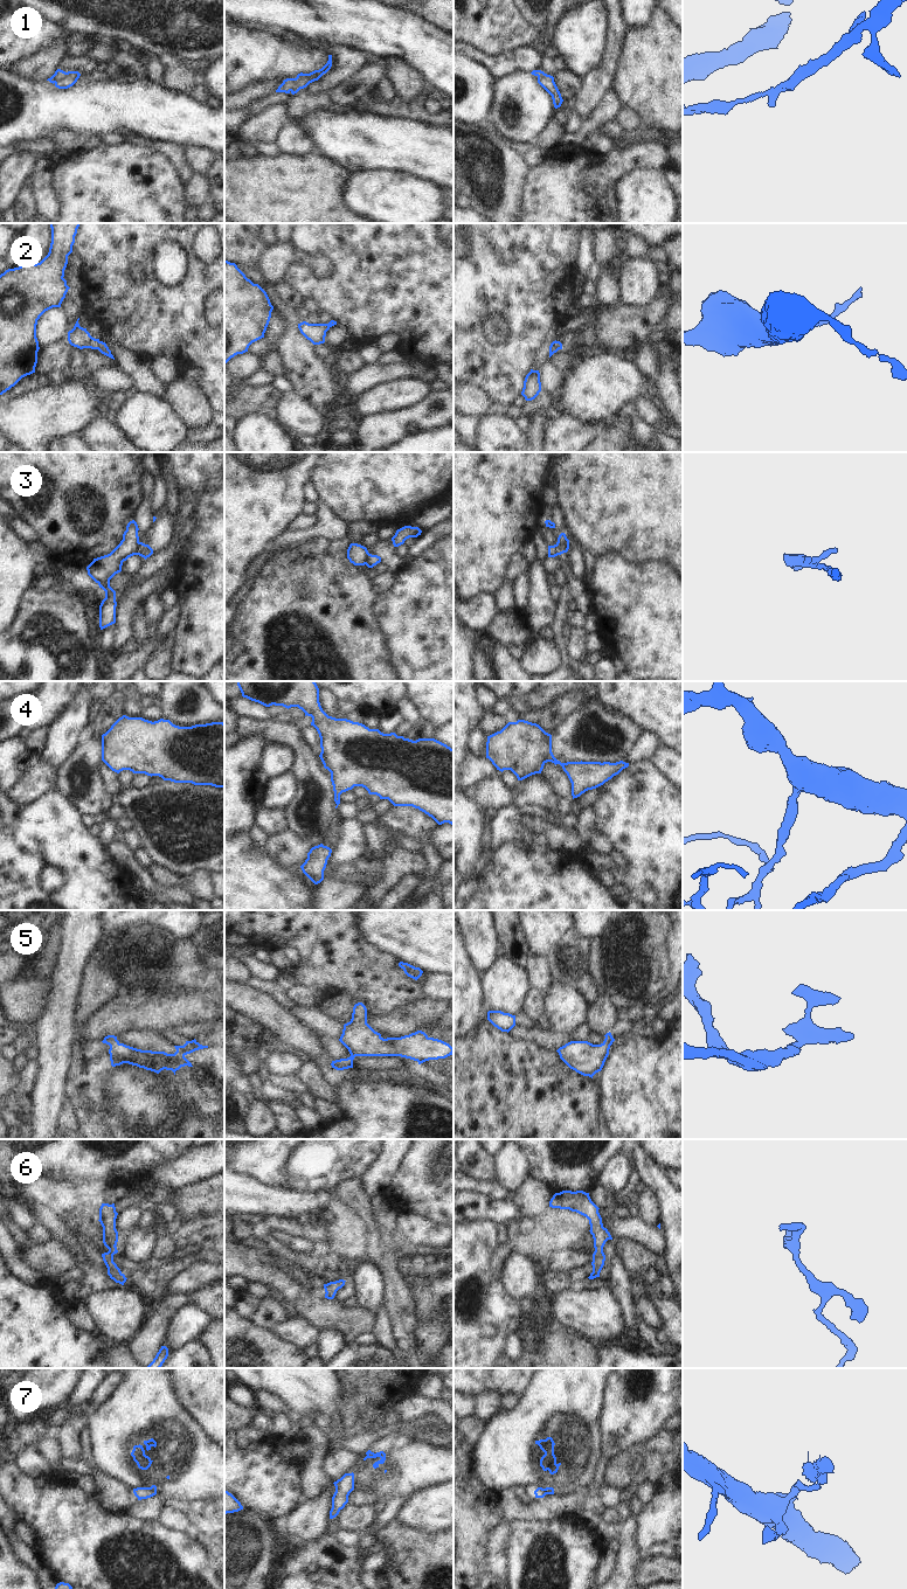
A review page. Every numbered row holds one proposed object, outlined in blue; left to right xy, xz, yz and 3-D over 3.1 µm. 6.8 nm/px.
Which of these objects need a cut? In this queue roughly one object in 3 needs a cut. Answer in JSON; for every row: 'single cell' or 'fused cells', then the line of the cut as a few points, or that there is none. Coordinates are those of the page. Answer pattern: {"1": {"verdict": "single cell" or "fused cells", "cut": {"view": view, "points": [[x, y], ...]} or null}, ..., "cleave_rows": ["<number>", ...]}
{"1": {"verdict": "single cell", "cut": null}, "2": {"verdict": "single cell", "cut": null}, "3": {"verdict": "fused cells", "cut": {"view": "xz", "points": [[369, 554], [365, 563]]}}, "4": {"verdict": "single cell", "cut": null}, "5": {"verdict": "single cell", "cut": null}, "6": {"verdict": "single cell", "cut": null}, "7": {"verdict": "fused cells", "cut": {"view": "xz", "points": [[379, 1452], [380, 1456]]}}, "cleave_rows": ["3", "7"]}

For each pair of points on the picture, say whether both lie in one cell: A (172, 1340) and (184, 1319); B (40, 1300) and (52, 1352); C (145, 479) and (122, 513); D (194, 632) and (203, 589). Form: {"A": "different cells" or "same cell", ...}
{"A": "same cell", "B": "same cell", "C": "different cells", "D": "same cell"}

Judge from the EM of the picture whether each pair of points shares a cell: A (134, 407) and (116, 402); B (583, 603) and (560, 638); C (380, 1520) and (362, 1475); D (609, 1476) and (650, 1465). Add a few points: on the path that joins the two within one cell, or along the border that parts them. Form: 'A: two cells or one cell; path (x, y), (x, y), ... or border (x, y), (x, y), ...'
A: two cells; border (130, 395), (116, 414)
B: one cell; path (570, 597), (562, 605), (560, 625)
C: two cells; border (409, 1494), (393, 1497), (386, 1503)
D: one cell; path (620, 1472), (639, 1465)

